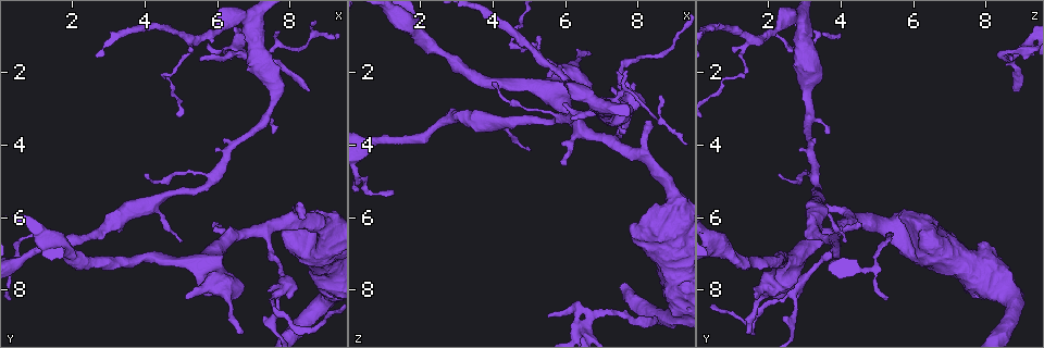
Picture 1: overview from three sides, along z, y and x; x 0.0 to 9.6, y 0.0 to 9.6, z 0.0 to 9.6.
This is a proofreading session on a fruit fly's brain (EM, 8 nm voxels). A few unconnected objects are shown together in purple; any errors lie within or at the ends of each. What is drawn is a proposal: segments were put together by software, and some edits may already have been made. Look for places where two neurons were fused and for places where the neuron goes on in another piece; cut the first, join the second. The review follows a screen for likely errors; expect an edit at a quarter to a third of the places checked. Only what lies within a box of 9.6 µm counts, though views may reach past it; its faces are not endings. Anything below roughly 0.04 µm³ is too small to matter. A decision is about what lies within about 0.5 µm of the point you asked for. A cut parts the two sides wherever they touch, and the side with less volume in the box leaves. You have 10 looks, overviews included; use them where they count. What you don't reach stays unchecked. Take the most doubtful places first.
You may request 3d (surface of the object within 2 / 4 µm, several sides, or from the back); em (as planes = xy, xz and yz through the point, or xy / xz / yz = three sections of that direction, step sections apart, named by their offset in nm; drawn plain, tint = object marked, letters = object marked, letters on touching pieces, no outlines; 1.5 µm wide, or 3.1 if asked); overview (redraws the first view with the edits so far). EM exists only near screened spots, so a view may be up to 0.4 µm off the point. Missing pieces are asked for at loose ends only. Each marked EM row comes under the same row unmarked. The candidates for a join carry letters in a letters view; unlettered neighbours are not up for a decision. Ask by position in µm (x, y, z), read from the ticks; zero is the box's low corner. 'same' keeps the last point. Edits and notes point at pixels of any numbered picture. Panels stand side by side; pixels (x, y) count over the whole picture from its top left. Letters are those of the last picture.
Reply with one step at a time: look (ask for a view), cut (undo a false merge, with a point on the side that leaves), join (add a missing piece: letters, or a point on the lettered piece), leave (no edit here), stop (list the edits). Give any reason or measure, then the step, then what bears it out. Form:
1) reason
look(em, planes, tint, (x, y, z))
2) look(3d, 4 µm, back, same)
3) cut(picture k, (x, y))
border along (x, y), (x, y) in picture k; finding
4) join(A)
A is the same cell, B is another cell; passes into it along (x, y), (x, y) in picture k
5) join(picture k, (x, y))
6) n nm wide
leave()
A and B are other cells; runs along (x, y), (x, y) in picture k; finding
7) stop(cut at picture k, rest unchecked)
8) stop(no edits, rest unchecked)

thin end
look(3d, 2 µm, (3.95, 4.80, 2.30))

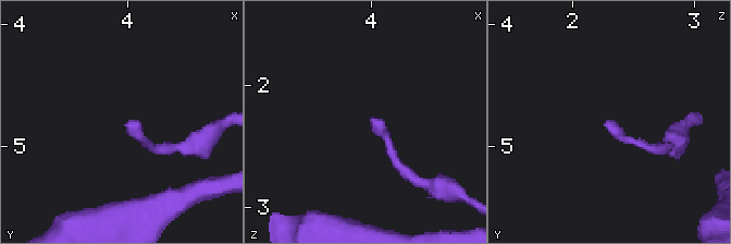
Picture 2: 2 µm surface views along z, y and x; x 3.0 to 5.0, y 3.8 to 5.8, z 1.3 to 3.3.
shape alone is not enough
look(em, planes, tint, (4.00, 4.76, 2.28))

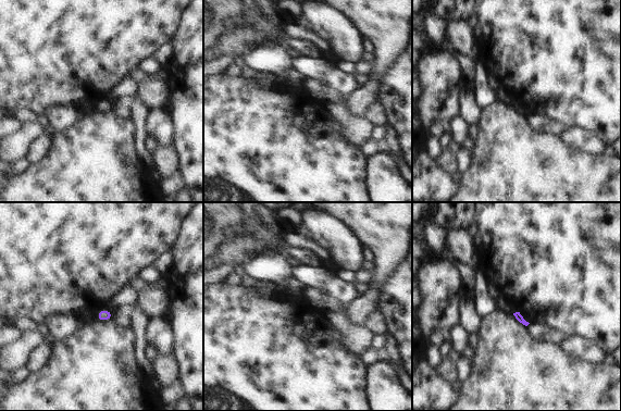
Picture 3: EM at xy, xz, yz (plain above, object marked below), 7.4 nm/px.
look(em, planes, letters, same)

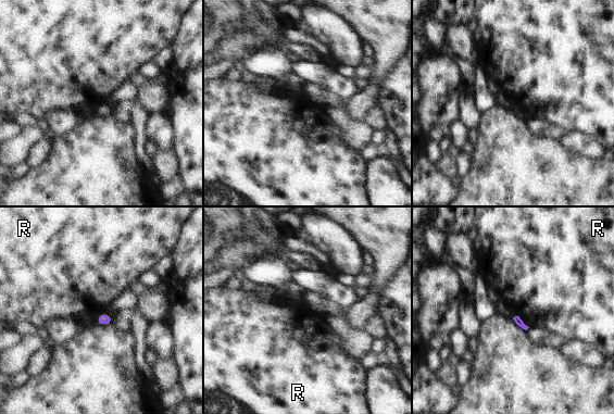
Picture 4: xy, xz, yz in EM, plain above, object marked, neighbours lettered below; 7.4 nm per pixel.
leave()
R is another cell; border along (514, 316), (517, 316), (528, 327) in picture 4; none of them fits

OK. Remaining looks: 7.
branch stops here
look(em, planes, letters, (8.40, 5.65, 3.35))

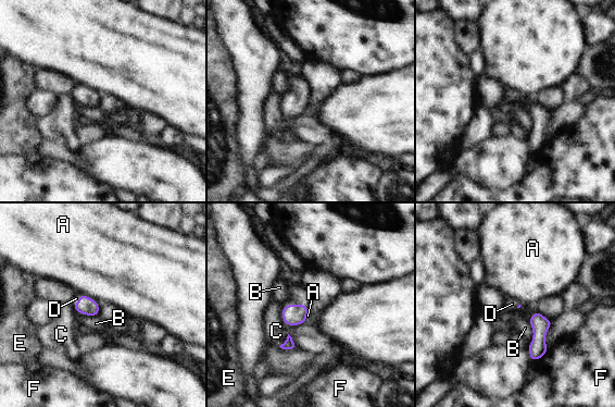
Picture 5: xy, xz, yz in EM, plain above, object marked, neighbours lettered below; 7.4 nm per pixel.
join(D)
D is the same cell, A, B, C, E and F are other cells; passes into it along (292, 315), (295, 305), (296, 294) in picture 5; it goes on there

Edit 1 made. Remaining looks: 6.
see it whole again
look(overview)

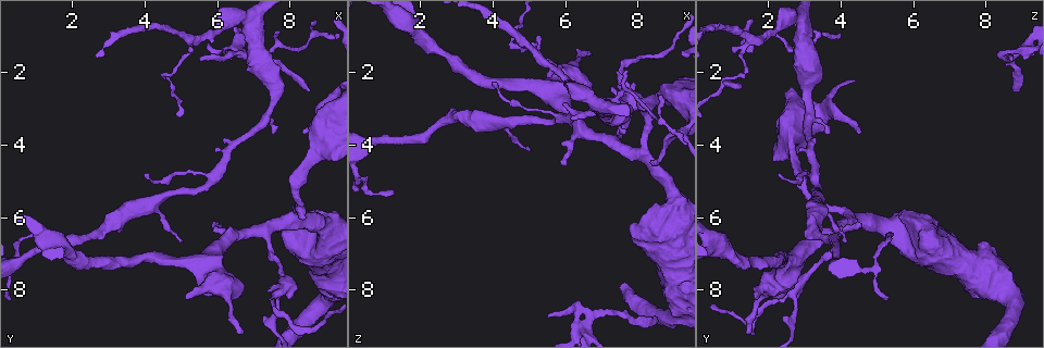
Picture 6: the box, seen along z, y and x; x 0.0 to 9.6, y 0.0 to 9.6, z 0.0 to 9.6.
branch point
look(3d, 2 µm, (7.65, 8.05, 2.55))

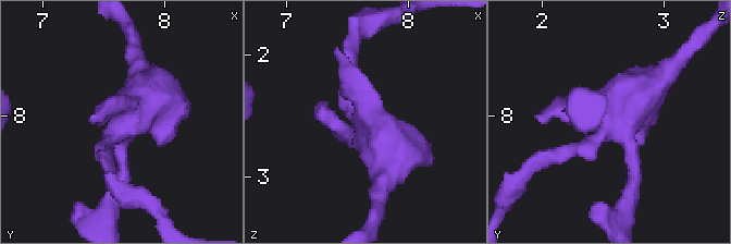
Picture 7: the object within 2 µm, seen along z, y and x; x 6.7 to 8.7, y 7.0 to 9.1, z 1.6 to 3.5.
look(em, planes, tint, (7.64, 8.08, 2.56))

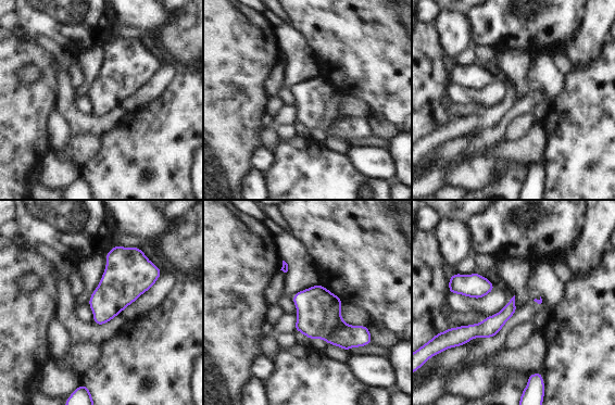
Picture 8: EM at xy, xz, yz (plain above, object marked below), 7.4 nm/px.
what lies round it
look(em, planes, letters, same)

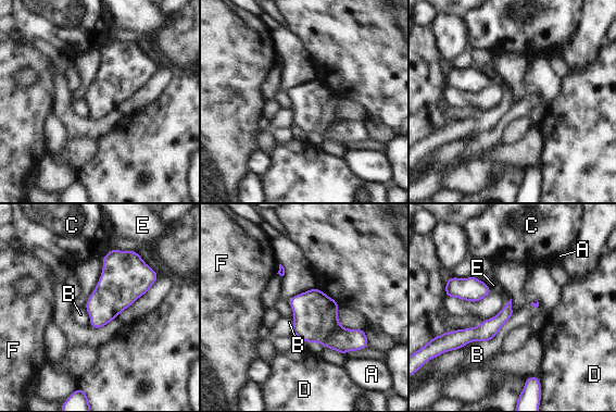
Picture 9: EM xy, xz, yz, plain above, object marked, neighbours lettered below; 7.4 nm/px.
leave()
A, B, C, D, E and F are other cells; border along (514, 312), (492, 338), (479, 342) in picture 9; continuous, no second neuron

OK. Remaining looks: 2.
thick turns thin
look(em, planes, tint, (8.15, 6.30, 6.20))

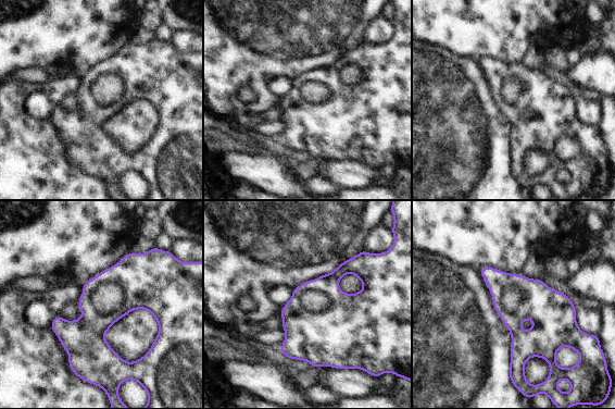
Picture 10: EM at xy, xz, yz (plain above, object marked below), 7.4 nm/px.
look(em, planes, letters, same)

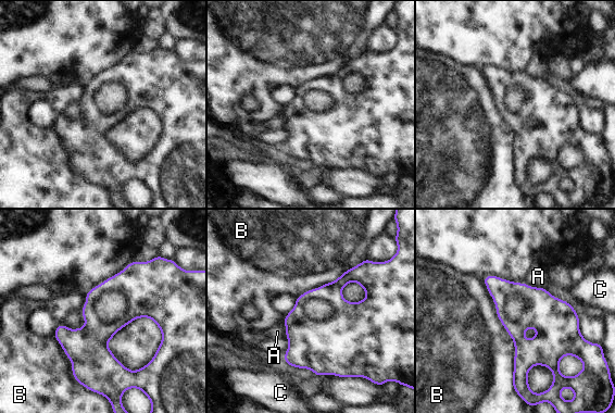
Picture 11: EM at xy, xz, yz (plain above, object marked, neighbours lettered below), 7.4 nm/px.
B touches over 850 nm
leave()
A, B and C are other cells; border along (481, 278), (514, 343), (514, 388) in picture 11; continuous, no second neuron

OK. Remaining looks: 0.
stop(join at picture 5, rest unchecked)

